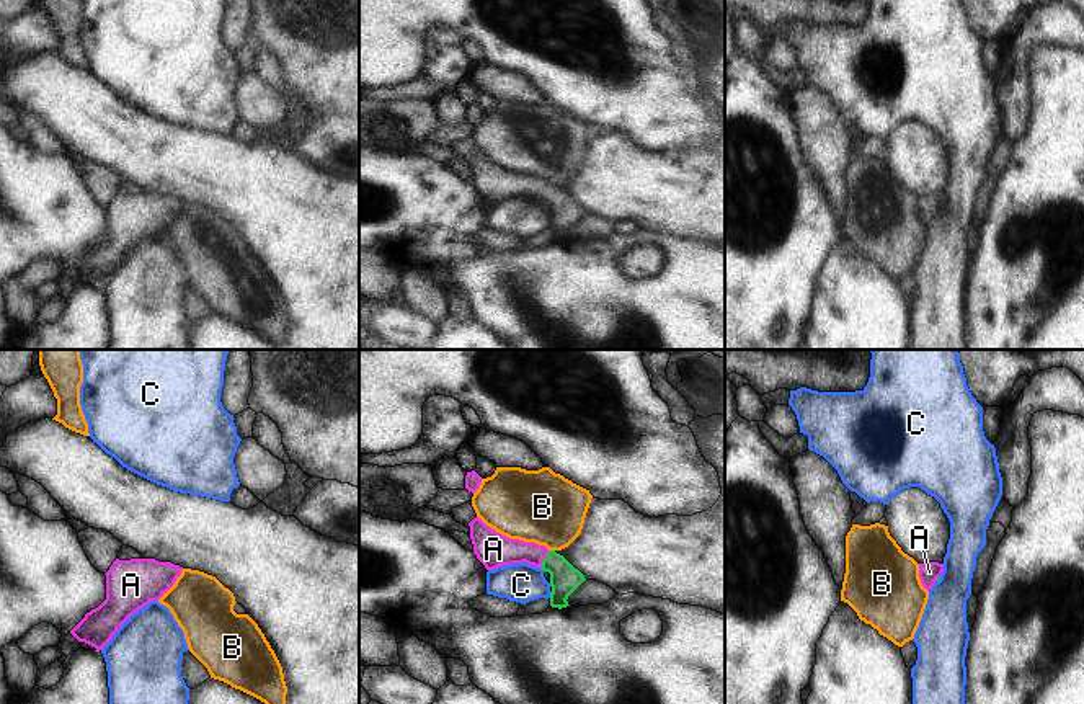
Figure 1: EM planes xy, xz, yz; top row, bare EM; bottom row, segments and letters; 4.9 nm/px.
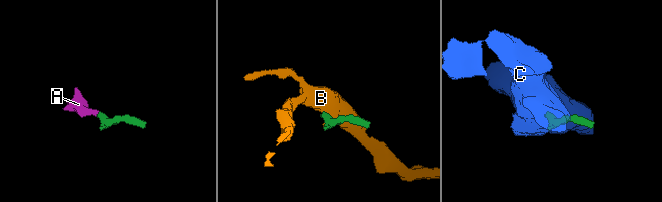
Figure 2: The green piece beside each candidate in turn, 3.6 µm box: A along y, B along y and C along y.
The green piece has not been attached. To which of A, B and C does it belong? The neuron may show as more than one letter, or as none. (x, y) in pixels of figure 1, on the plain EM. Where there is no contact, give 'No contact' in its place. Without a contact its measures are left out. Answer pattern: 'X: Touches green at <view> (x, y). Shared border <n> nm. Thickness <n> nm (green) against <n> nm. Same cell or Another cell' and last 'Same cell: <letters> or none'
A: Touches green at xz (544, 193). Shared border 100 nm. Thickness 150 nm (green) against 160 nm. Same cell
B: Touches green at xz (552, 185). Shared border 30 nm. Thickness 150 nm (green) against 360 nm. Another cell
C: Touches green at xz (550, 229). Shared border 40 nm. Thickness 150 nm (green) against 190 nm. Another cell
Same cell: A

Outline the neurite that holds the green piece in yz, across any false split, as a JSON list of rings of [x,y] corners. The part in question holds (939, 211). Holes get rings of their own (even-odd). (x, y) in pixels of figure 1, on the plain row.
[[[924,196],[919,198],[919,212],[922,221],[929,225],[935,216],[940,214],[944,206],[944,199],[939,196]]]

